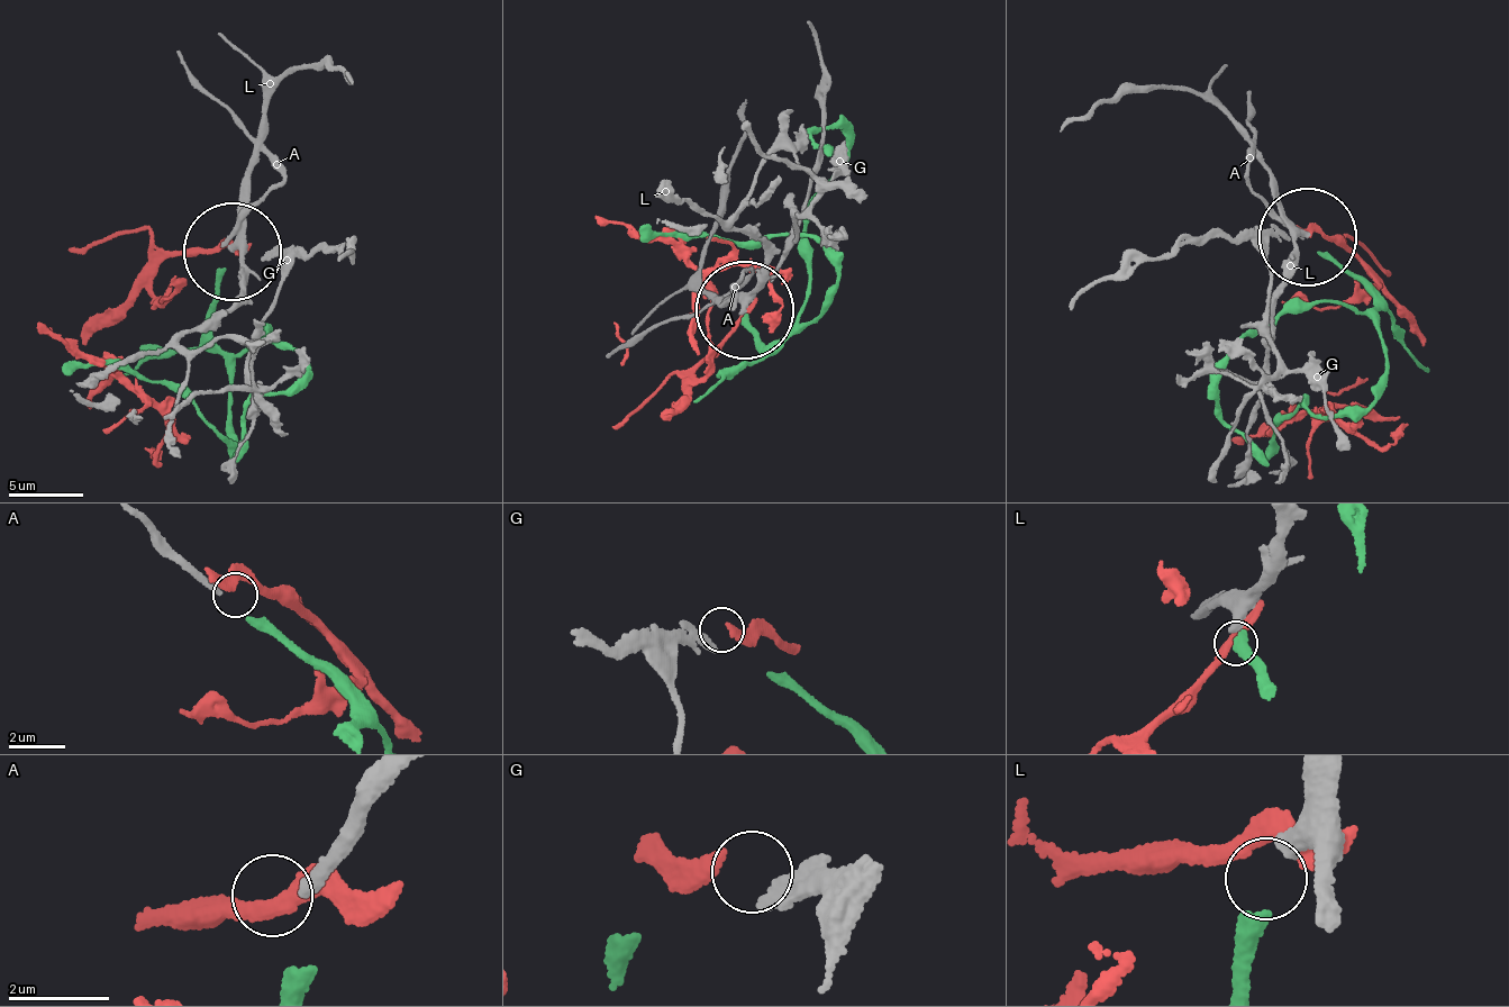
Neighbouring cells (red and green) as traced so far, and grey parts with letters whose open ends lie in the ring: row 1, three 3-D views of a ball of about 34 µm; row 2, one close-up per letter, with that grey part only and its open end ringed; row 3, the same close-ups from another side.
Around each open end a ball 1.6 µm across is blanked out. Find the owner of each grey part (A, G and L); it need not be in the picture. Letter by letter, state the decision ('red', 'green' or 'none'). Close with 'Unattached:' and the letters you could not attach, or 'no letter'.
A: none
G: red
L: none
Unattached: A, L

